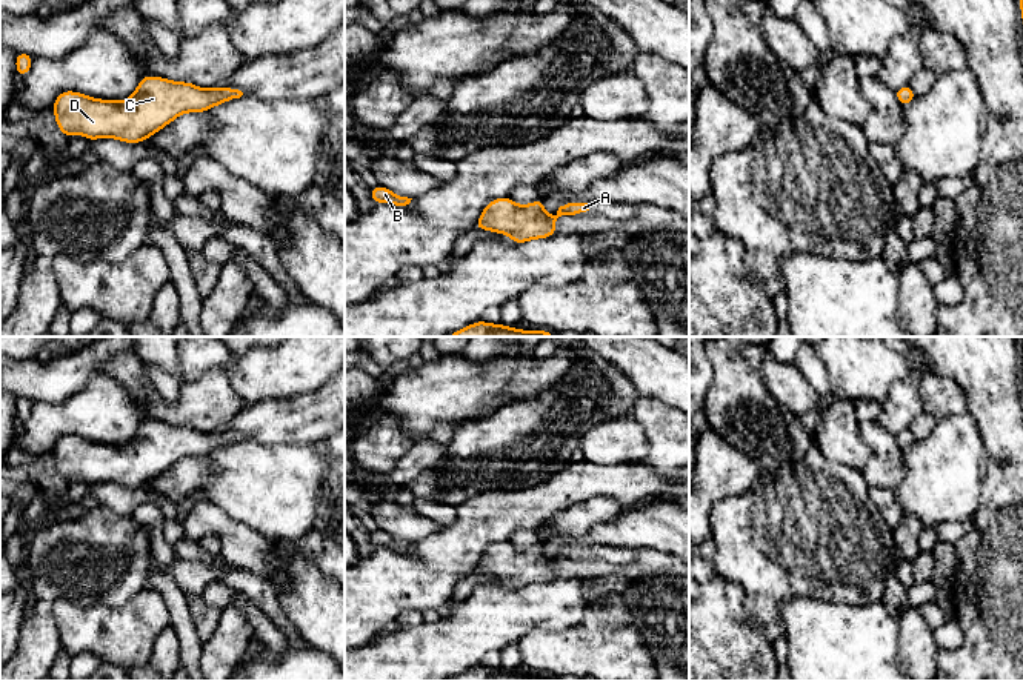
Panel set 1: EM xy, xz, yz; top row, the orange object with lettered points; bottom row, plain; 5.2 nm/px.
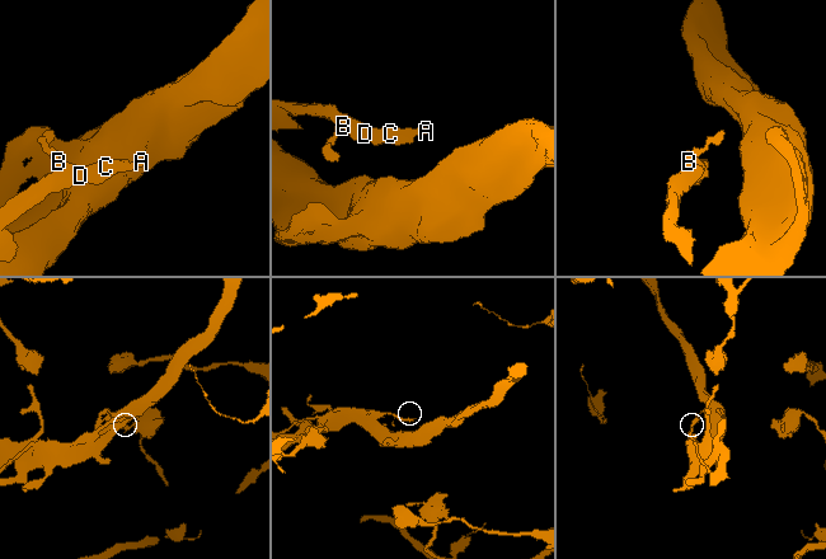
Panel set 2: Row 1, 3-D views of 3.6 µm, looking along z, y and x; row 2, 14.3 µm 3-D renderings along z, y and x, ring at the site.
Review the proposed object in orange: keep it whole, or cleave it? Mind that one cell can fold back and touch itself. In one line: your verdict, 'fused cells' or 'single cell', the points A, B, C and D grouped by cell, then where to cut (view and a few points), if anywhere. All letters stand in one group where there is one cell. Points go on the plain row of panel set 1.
single cell; A B C D; no cut

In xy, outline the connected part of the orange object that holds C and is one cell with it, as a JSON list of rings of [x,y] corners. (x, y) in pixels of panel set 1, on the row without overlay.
[[[145,420],[128,444],[100,444],[65,435],[57,440],[52,455],[58,473],[68,483],[82,478],[91,486],[117,483],[140,487],[182,458],[206,457],[242,440],[232,432],[203,434],[194,427]]]

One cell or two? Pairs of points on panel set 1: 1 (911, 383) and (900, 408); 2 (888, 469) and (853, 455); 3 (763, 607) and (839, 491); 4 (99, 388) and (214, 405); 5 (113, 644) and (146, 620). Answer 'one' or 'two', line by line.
1: one
2: two
3: one
4: two
5: one

